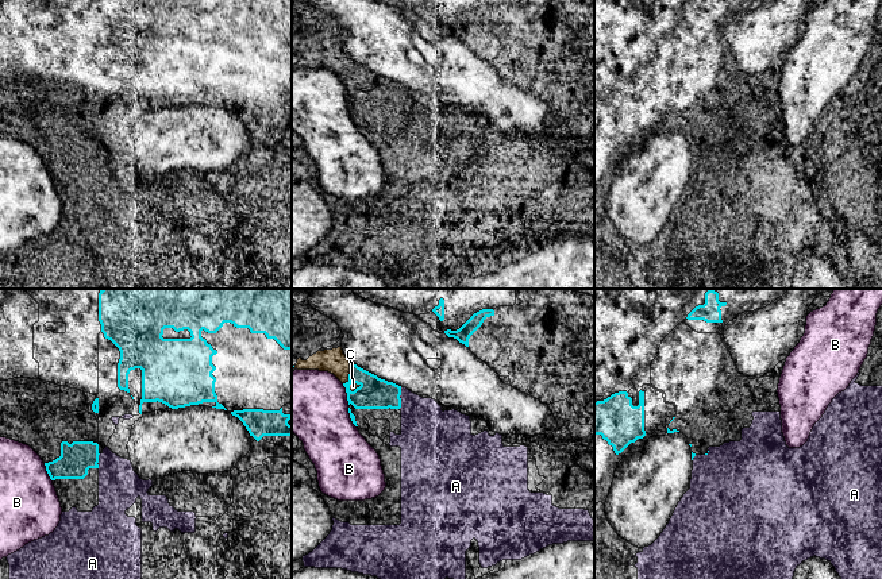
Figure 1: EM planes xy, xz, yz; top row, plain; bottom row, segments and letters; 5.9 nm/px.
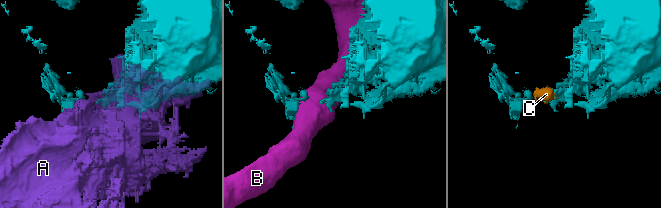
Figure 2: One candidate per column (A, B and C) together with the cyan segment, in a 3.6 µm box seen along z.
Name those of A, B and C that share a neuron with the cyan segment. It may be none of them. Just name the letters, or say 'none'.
C

